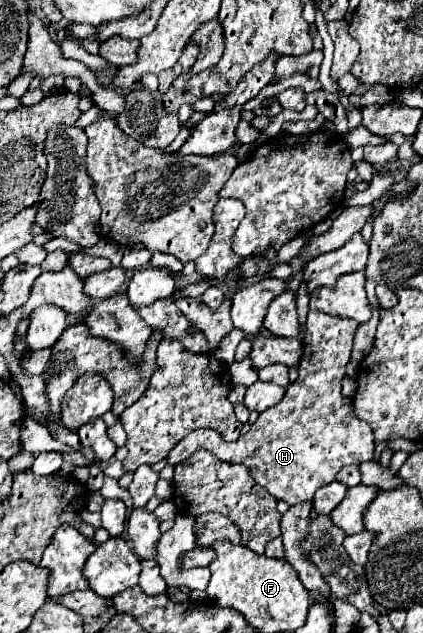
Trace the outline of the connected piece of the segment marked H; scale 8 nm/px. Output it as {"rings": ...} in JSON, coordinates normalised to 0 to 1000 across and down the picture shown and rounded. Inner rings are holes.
{"rings":[[[730,491],[707,599],[678,611],[678,624],[650,643],[626,646],[556,700],[537,700],[504,678],[461,678],[395,719],[395,731],[418,735],[466,709],[494,709],[522,728],[574,731],[589,750],[655,791],[697,798],[740,788],[754,769],[792,760],[806,738],[882,728],[882,681],[839,659],[835,637],[806,624],[806,599],[816,596],[844,517],[849,510],[835,504]]]}

